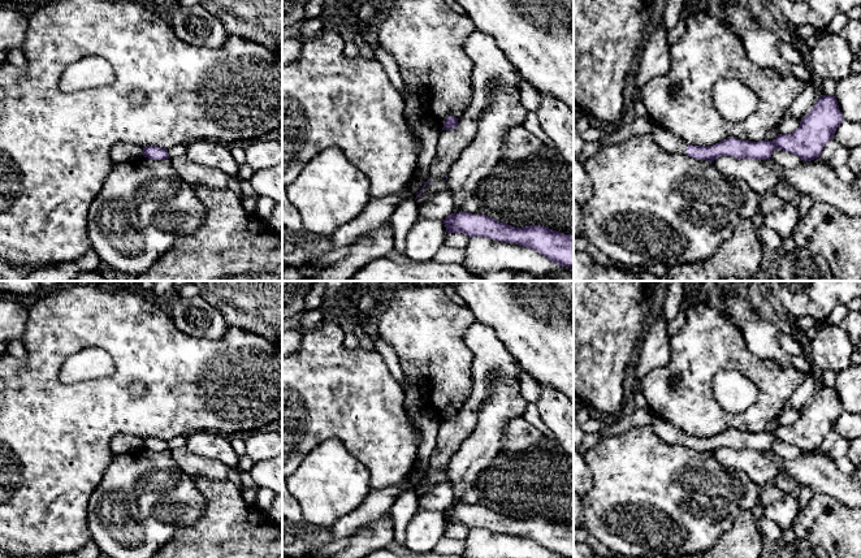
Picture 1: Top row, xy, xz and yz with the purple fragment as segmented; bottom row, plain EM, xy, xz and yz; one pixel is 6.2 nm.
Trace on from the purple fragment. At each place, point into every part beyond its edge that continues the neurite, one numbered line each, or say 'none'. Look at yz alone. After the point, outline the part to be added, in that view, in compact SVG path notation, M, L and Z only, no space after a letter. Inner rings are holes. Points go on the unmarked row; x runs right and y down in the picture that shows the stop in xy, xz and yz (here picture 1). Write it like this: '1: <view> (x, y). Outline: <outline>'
1: yz (666, 432). Outline: M661 418L656 419L656 421L652 424L652 428L656 434L666 444L685 446L688 441L688 434L683 433Z

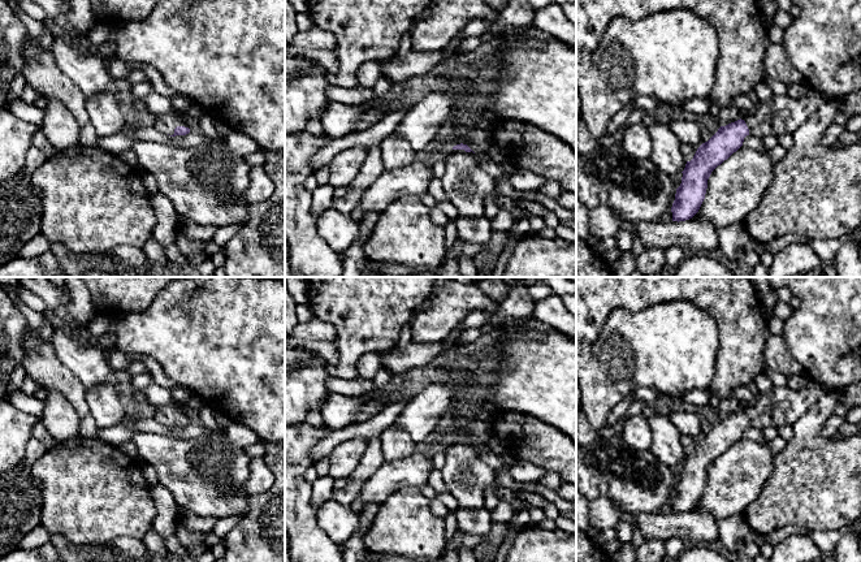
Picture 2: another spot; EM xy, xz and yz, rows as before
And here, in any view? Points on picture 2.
1: xy (165, 414). Outline: M168 403L168 405L157 406L155 408L153 418L159 423L161 423L164 425L169 425L169 427L174 425L174 420L177 418L189 419L186 412L185 412L185 408L179 405L176 405L176 403Z

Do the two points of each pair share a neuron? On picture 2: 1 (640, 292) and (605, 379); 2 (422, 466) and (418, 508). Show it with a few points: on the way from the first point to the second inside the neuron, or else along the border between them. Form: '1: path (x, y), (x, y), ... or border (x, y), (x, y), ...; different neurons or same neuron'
1: border (661, 302), (639, 311), (614, 308), (604, 324); different neurons
2: border (419, 487), (402, 487), (389, 496); different neurons

